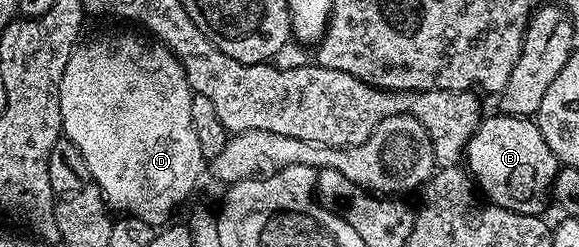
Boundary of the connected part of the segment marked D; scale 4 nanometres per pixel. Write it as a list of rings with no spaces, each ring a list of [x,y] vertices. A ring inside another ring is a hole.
[[[106,34],[103,38],[94,38],[91,42],[83,41],[75,46],[74,51],[68,56],[68,64],[64,68],[64,76],[60,80],[60,116],[62,117],[63,135],[68,140],[72,140],[72,144],[80,150],[80,156],[84,156],[84,164],[88,168],[93,185],[95,182],[99,192],[102,193],[101,201],[119,215],[139,218],[147,222],[149,226],[162,228],[173,219],[170,217],[181,208],[182,201],[197,188],[198,177],[201,176],[202,170],[204,174],[208,162],[202,156],[200,140],[196,140],[196,132],[192,128],[194,94],[186,79],[184,68],[178,63],[176,55],[167,50],[161,42],[142,38],[137,38],[134,34]]]

